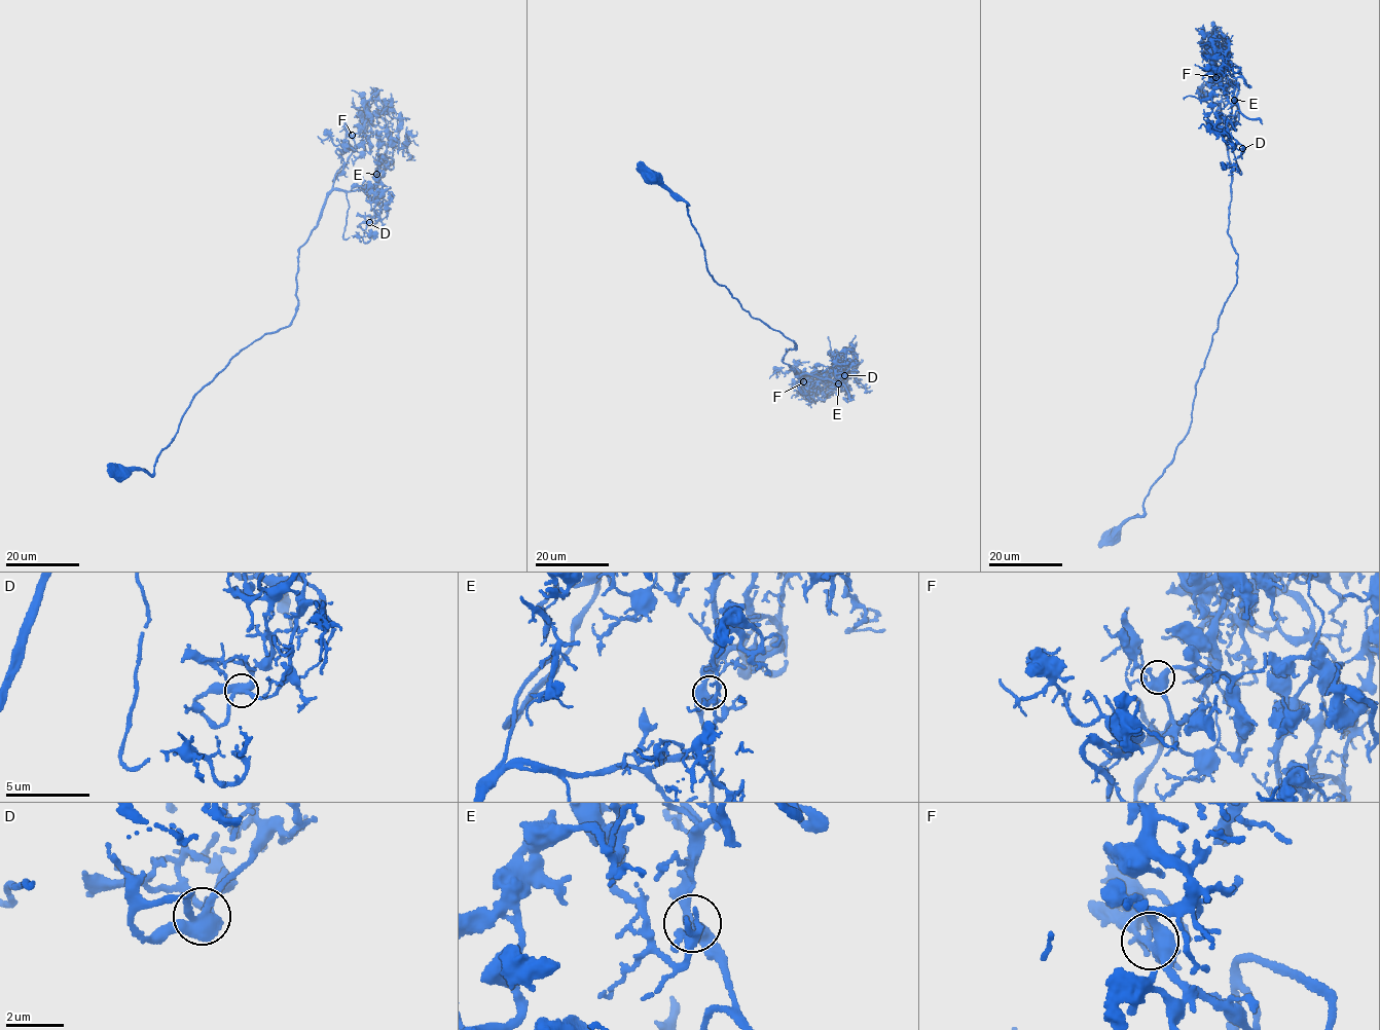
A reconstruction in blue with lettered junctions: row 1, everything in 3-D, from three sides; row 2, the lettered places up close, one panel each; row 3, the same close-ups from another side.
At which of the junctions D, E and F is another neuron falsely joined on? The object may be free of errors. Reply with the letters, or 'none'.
none

